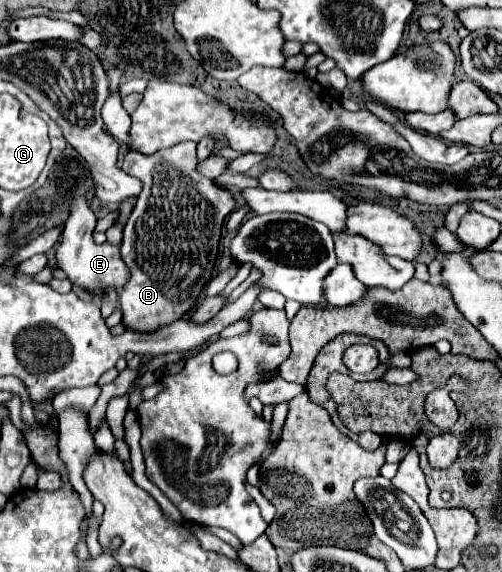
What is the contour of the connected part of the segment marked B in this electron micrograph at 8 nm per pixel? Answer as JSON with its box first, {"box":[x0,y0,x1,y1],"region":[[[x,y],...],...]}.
{"box":[119,142,237,332],"region":[[[181,142],[173,148],[155,152],[153,156],[145,156],[135,150],[129,150],[123,156],[121,168],[143,182],[143,192],[125,224],[121,242],[121,256],[131,270],[131,280],[119,292],[123,326],[127,330],[153,332],[183,318],[193,310],[199,294],[211,280],[211,272],[219,252],[223,220],[237,208],[237,200],[227,188],[215,184],[211,178],[201,176],[201,172],[197,172],[195,146],[195,142]]]}

